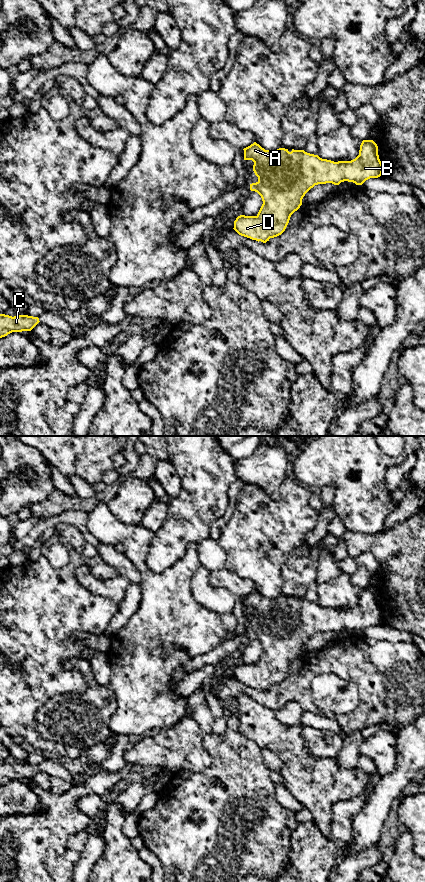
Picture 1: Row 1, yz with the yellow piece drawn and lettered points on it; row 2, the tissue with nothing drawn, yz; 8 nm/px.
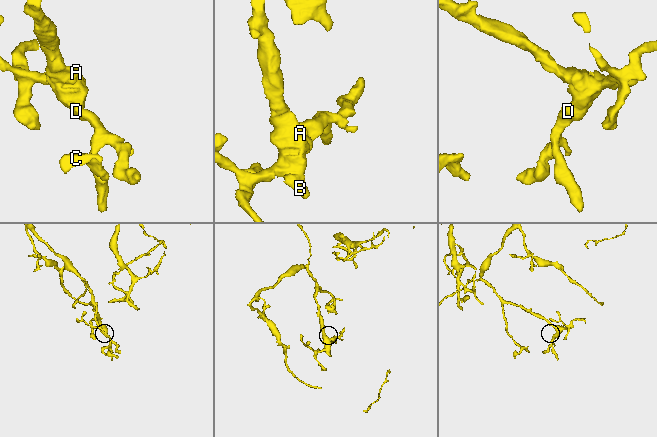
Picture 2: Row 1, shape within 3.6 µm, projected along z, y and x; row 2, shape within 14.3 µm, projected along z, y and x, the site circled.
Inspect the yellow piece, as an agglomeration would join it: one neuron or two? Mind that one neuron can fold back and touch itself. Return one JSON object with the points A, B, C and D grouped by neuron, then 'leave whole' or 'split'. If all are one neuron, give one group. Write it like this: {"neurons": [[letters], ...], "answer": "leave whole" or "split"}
{"neurons": [["A", "B", "C", "D"]], "answer": "leave whole"}

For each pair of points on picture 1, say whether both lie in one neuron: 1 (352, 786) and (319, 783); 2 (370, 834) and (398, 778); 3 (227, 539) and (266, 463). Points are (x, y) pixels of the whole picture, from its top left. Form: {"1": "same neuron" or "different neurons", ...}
{"1": "same neuron", "2": "same neuron", "3": "different neurons"}

